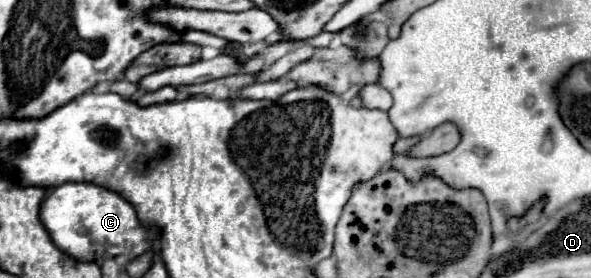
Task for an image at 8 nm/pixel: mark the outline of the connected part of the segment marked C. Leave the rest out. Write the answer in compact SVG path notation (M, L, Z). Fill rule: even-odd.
M63 183L49 189L41 203L41 221L49 229L53 243L77 261L95 261L103 255L117 257L123 253L135 259L153 245L129 201L93 183Z

